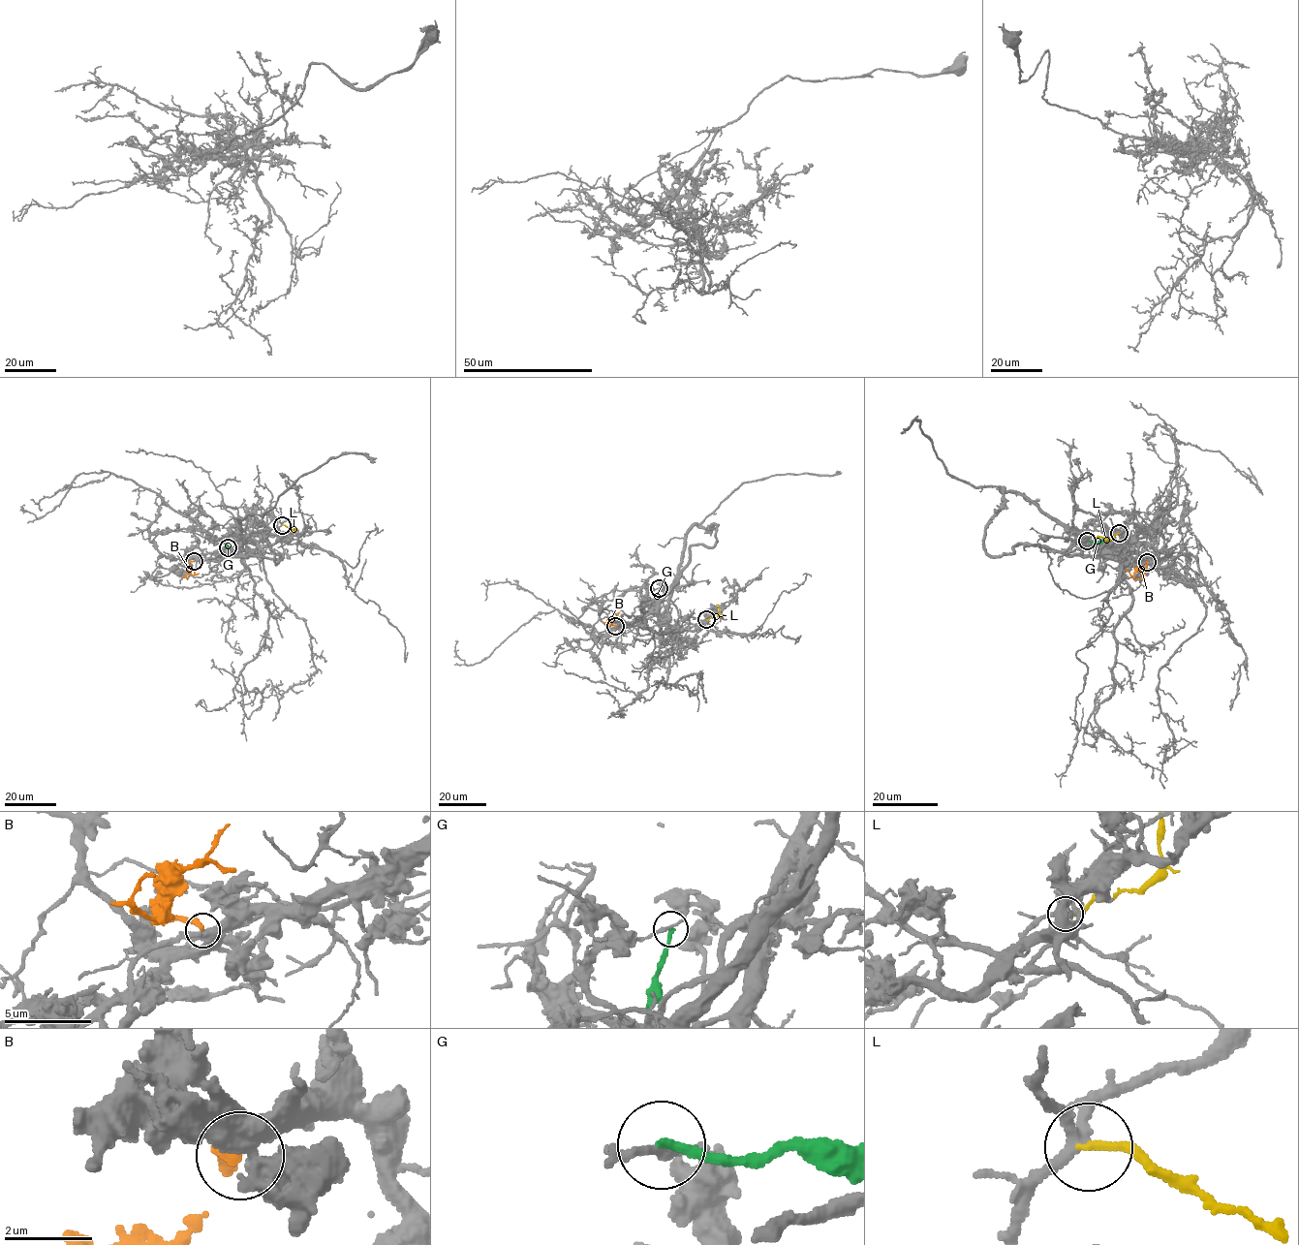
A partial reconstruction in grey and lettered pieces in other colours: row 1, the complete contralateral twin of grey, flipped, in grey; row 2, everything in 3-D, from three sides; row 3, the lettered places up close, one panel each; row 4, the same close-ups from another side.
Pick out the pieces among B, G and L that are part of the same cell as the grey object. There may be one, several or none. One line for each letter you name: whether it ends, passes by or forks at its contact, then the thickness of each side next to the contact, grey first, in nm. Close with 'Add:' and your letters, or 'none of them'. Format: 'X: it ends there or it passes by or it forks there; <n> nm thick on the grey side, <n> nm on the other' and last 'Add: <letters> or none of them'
B: it ends there; 440 nm thick on the grey side, 280 nm on the other
Add: B

